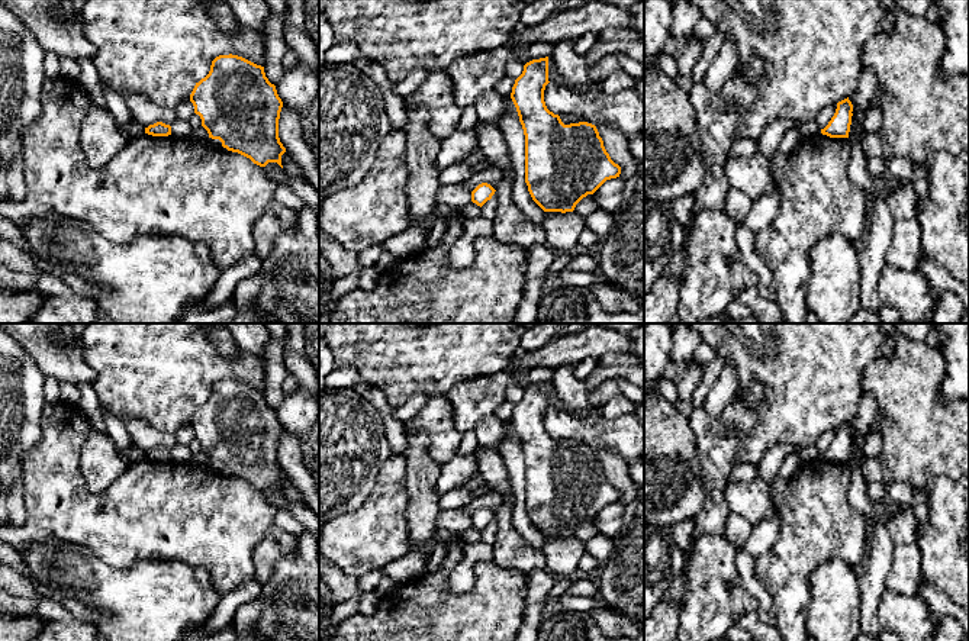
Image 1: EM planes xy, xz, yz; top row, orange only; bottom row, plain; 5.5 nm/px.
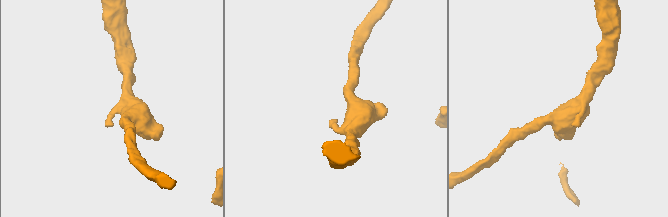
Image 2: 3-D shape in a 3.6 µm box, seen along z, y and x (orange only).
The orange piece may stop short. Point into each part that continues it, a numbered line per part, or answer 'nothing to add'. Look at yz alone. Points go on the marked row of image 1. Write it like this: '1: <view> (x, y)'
nothing to add

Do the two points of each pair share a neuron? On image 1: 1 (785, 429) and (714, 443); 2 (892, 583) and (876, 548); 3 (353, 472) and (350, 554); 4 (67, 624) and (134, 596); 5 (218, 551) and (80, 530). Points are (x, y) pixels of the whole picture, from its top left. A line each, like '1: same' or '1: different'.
1: different
2: different
3: different
4: different
5: same

